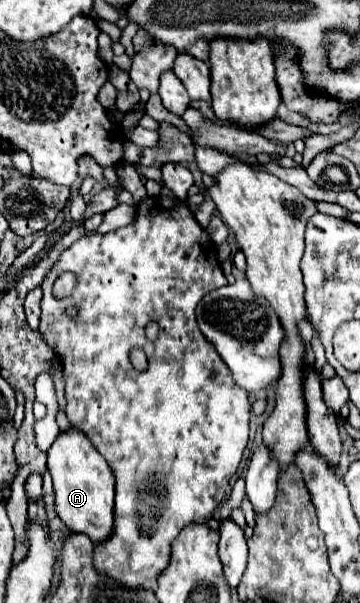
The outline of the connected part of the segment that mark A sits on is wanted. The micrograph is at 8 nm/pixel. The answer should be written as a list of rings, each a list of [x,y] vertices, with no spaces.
[[[76,427],[60,431],[54,445],[48,449],[48,471],[54,479],[56,511],[60,519],[72,531],[86,533],[94,543],[104,541],[112,533],[114,473],[92,441]]]

